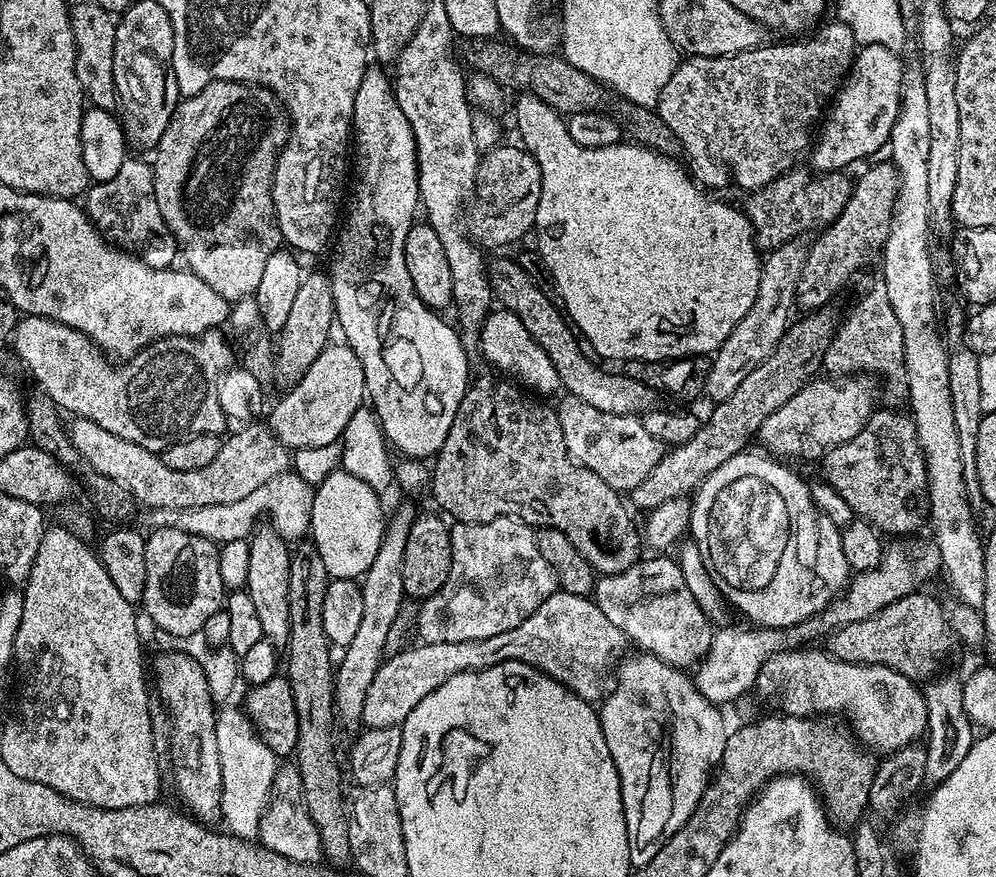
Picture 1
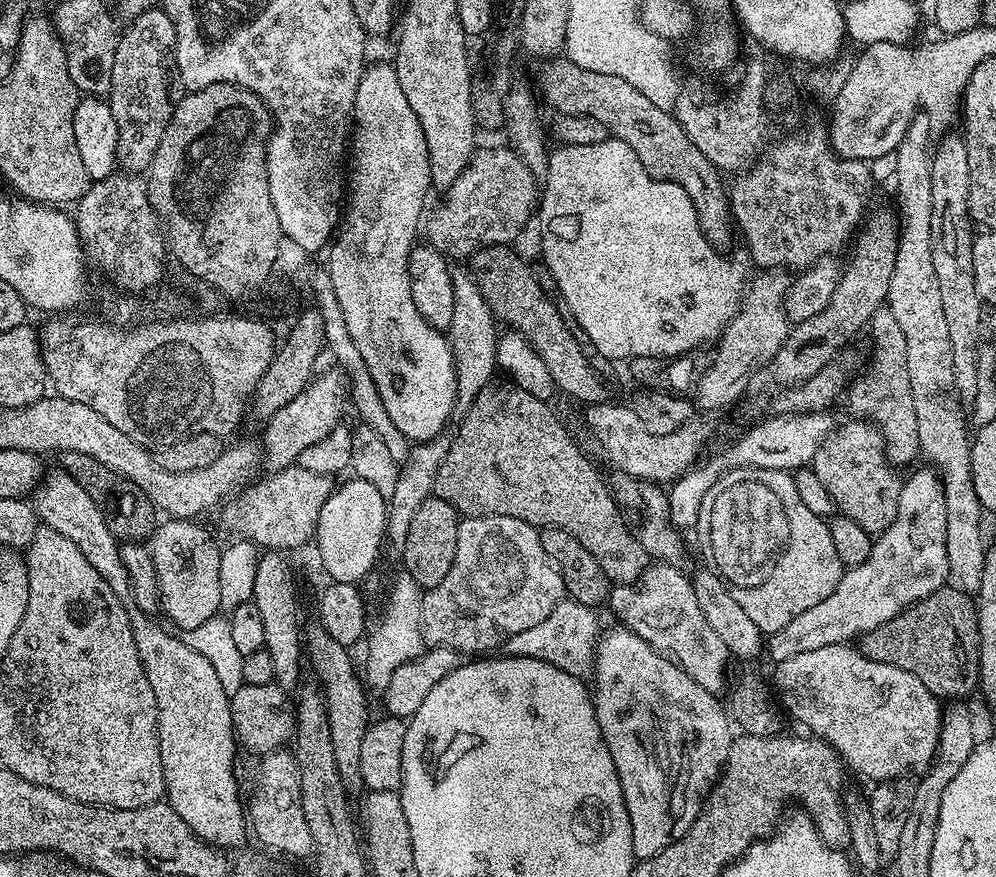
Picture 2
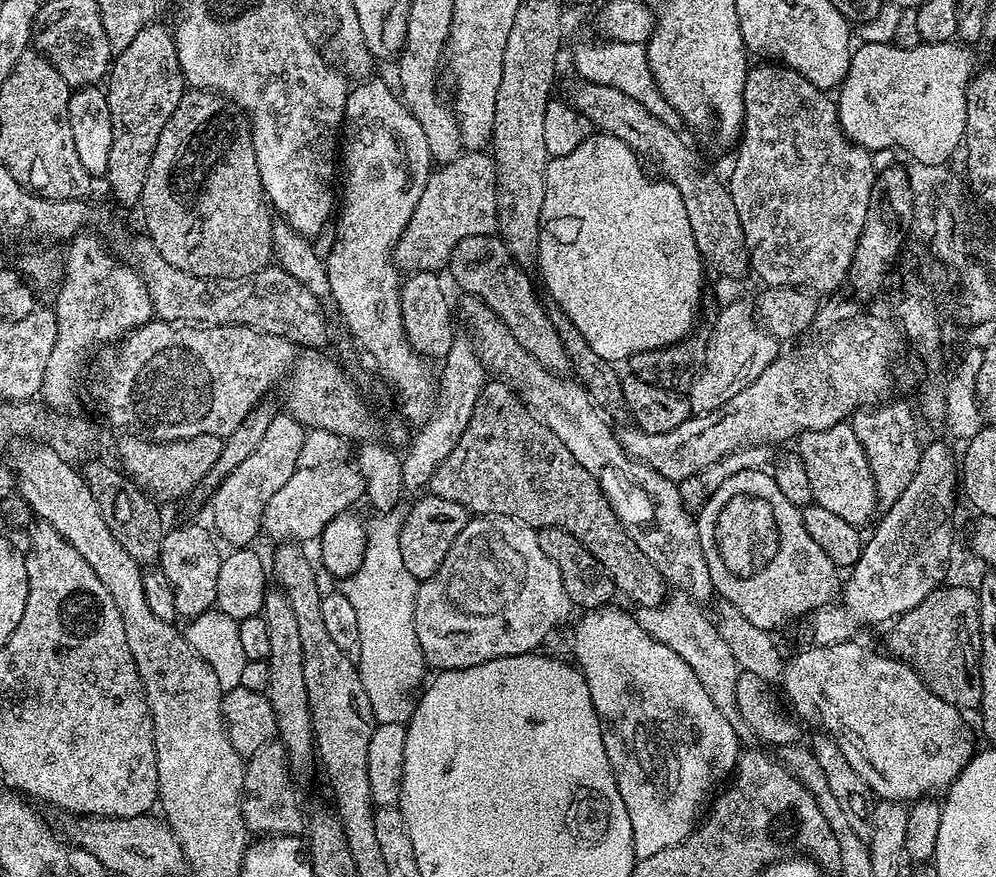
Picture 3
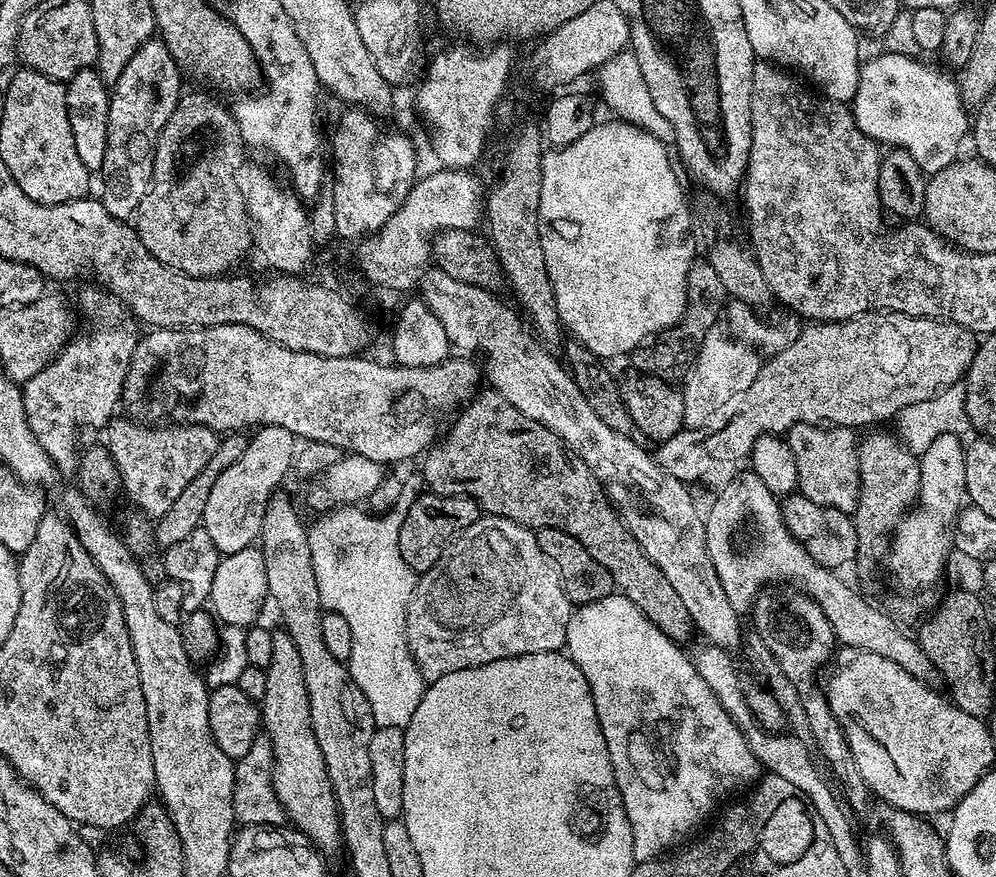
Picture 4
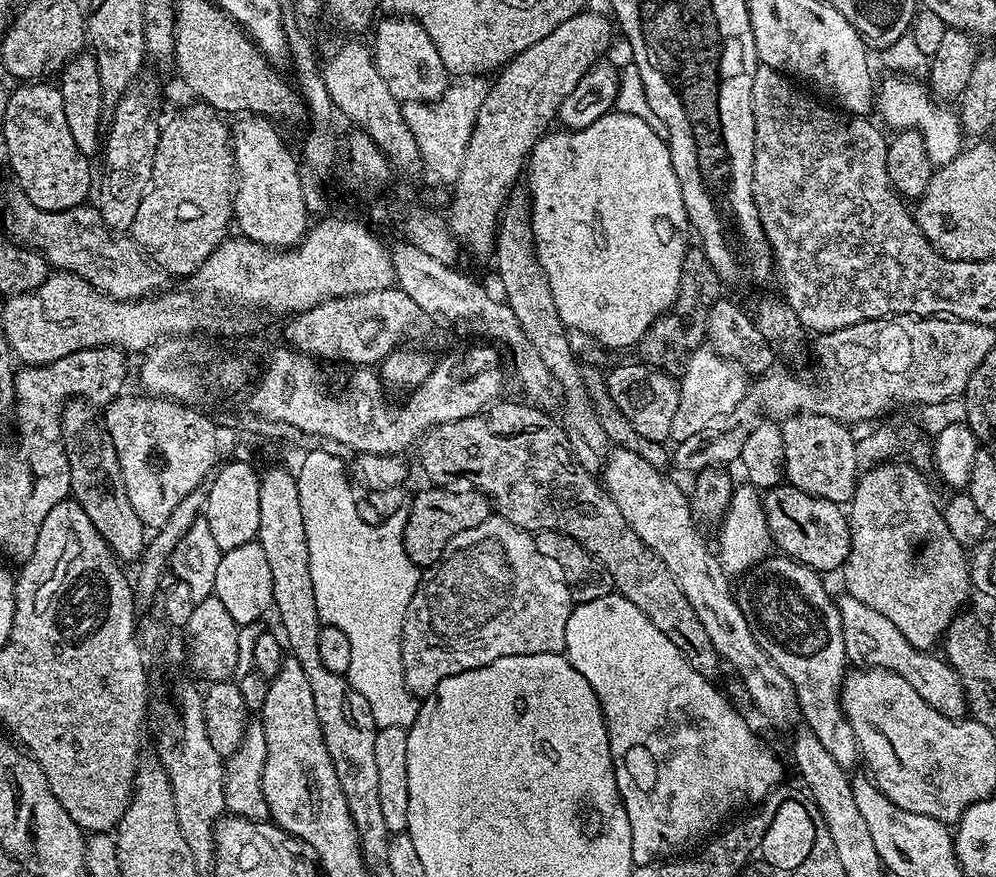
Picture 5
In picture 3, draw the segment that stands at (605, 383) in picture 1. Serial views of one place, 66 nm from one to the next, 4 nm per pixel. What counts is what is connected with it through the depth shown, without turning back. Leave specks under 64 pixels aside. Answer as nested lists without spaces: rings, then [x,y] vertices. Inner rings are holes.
[[[471,235],[458,242],[449,256],[448,271],[457,286],[478,299],[498,316],[520,346],[546,369],[564,374],[572,367],[566,346],[554,330],[552,318],[536,294],[527,272],[510,254],[504,241],[497,235]]]

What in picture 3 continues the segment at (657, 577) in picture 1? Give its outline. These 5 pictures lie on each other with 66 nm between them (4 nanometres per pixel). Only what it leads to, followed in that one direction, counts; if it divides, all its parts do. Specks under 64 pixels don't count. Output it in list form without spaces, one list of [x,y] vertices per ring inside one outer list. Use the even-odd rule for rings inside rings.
[[[672,592],[658,606],[639,607],[634,615],[639,625],[651,637],[674,650],[694,670],[699,682],[705,687],[706,694],[713,699],[714,706],[725,715],[733,727],[735,736],[742,744],[748,744],[748,741],[752,742],[755,737],[736,704],[736,680],[740,669],[728,644],[720,636],[715,621],[710,616],[707,617],[701,608],[703,607],[691,596]]]

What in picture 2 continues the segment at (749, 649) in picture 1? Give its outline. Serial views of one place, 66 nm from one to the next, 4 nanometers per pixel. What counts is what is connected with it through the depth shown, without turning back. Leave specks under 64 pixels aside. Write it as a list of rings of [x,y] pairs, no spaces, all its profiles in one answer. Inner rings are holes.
[[[923,466],[912,477],[900,485],[898,510],[885,532],[879,533],[872,541],[872,549],[866,562],[853,564],[841,576],[837,588],[822,602],[815,603],[810,610],[794,614],[782,630],[771,633],[766,640],[766,656],[772,662],[794,658],[794,654],[806,654],[806,650],[822,650],[822,646],[831,644],[848,644],[864,635],[865,632],[890,622],[899,612],[905,612],[909,606],[934,594],[939,588],[949,583],[948,559],[946,558],[946,502],[944,487],[939,475],[931,467]]]

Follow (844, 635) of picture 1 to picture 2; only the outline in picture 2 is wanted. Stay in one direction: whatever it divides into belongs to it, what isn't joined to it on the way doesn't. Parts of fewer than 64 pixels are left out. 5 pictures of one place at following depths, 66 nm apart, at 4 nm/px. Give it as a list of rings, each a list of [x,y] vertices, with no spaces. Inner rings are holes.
[[[955,586],[939,588],[924,600],[899,612],[890,622],[859,637],[860,653],[867,660],[886,662],[906,670],[938,698],[956,702],[977,691],[980,683],[980,632],[976,628],[976,605],[969,593]]]

